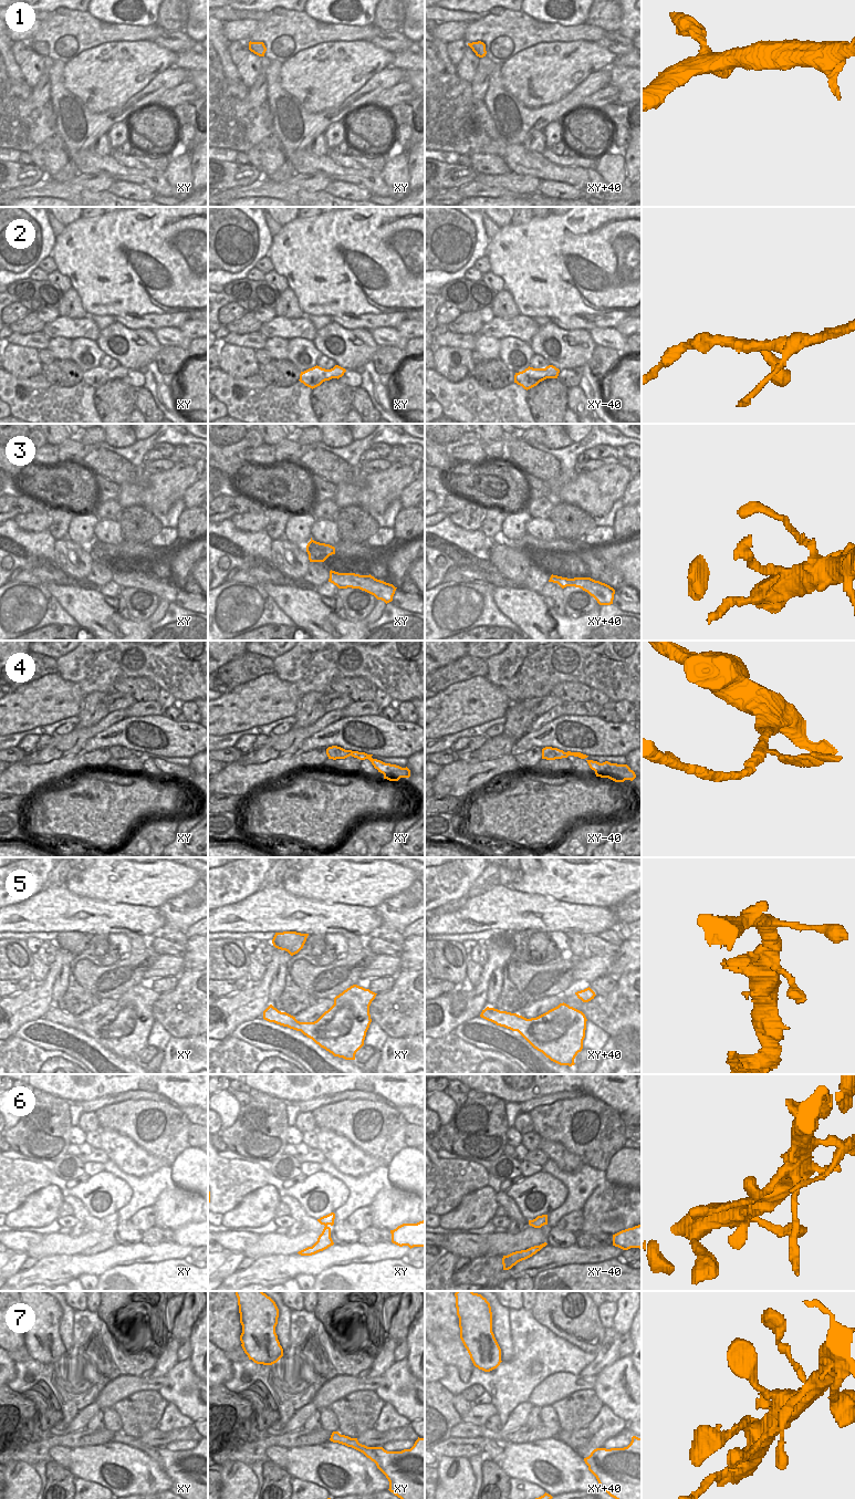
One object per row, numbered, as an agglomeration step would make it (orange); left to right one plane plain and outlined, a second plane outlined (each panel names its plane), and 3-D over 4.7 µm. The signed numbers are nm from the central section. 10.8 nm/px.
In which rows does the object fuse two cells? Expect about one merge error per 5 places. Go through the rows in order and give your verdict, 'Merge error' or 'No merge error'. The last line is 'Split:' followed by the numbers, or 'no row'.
1: No merge error
2: No merge error
3: No merge error
4: No merge error
5: No merge error
6: No merge error
7: No merge error
Split: no row

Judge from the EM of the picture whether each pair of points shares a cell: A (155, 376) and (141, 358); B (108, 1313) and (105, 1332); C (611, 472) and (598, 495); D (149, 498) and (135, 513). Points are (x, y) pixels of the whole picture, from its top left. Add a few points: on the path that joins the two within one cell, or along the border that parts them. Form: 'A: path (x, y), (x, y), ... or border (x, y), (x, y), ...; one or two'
A: border (154, 360), (145, 366); two
B: border (95, 1313), (103, 1323), (127, 1342); two
C: path (611, 478), (601, 489); one
D: border (138, 506), (142, 506), (152, 513); two

